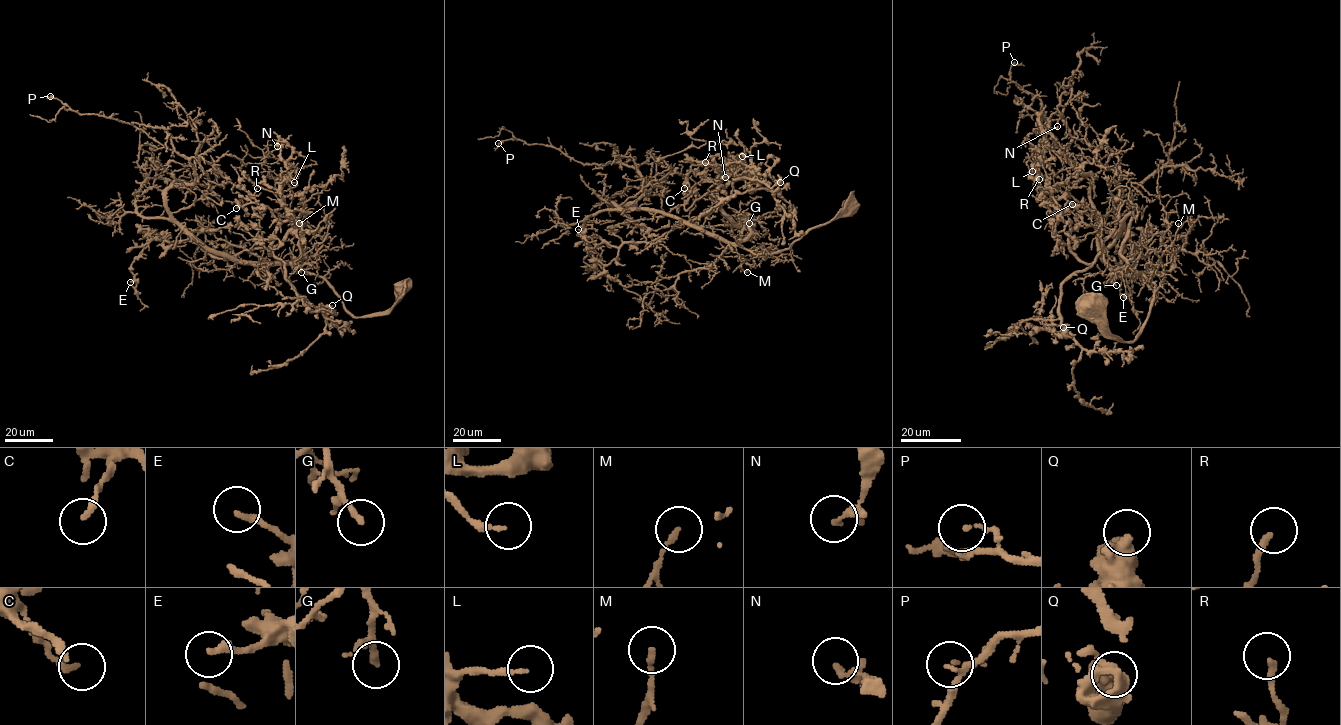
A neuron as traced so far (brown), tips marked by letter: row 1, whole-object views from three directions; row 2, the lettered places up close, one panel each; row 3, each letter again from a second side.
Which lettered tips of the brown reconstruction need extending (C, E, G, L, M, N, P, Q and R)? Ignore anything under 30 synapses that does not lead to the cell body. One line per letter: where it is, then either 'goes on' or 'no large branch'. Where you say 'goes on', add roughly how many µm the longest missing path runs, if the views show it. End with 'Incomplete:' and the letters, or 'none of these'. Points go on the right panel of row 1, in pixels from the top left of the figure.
C: place (1072, 204); no large branch
E: place (1123, 297); no large branch
G: place (1116, 285); goes on; missing 15 µm
L: place (1032, 171); no large branch
M: place (1178, 223); no large branch
N: place (1057, 126); no large branch
P: place (1014, 62); no large branch
Q: place (1063, 327); no large branch
R: place (1039, 179); no large branch
Incomplete: G

